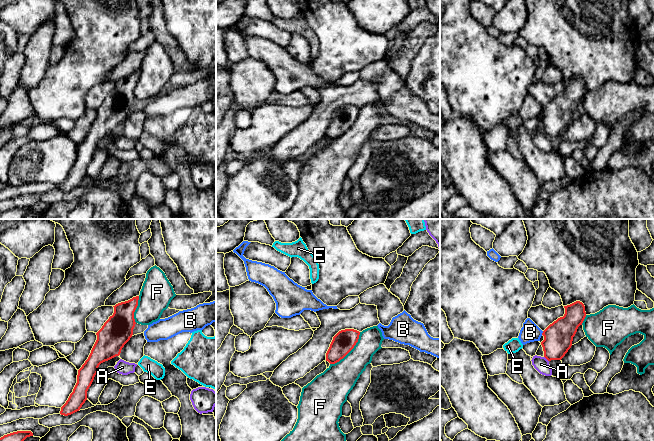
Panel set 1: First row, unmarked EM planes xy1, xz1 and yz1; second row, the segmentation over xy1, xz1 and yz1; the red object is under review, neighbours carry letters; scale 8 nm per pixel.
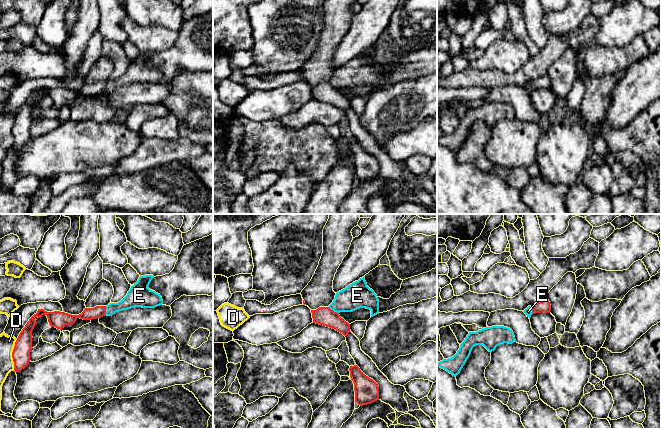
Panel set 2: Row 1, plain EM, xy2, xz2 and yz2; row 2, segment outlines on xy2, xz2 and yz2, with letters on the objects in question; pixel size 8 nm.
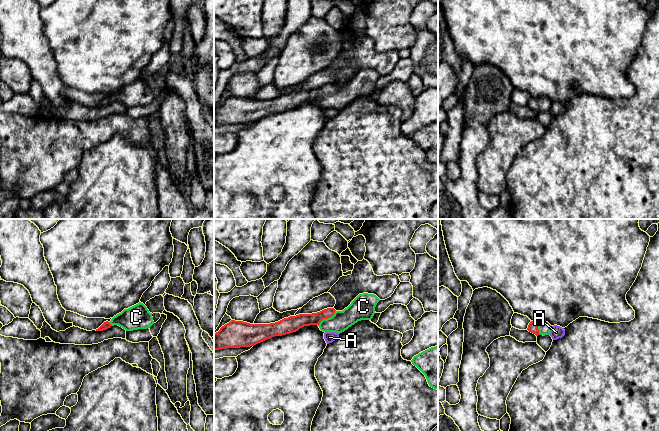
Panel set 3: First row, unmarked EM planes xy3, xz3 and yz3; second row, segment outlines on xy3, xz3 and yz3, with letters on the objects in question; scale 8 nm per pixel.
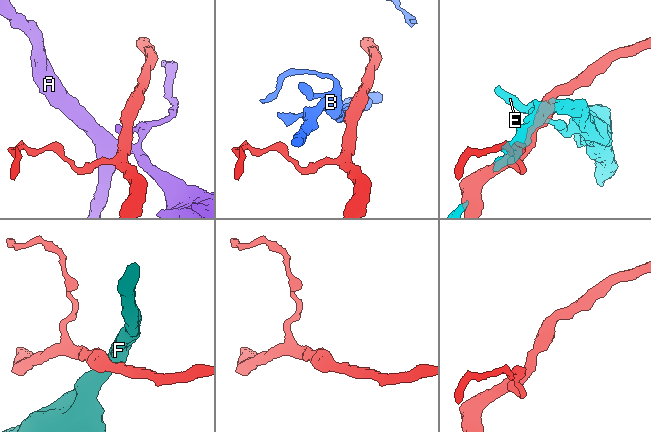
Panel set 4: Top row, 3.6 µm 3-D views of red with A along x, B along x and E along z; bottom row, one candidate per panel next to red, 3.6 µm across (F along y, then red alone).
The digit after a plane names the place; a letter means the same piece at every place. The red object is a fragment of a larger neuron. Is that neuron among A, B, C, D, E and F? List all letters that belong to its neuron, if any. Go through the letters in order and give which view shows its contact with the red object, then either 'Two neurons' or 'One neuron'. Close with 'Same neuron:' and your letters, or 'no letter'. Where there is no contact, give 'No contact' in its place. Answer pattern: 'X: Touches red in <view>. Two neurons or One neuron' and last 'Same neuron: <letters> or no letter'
A: Touches red in yz1. Two neurons
B: Touches red in yz1. Two neurons
C: Touches red in xz3. One neuron
D: Touches red in xy2. Two neurons
E: Touches red in xz2. Two neurons
F: Touches red in xz1. Two neurons
Same neuron: C

